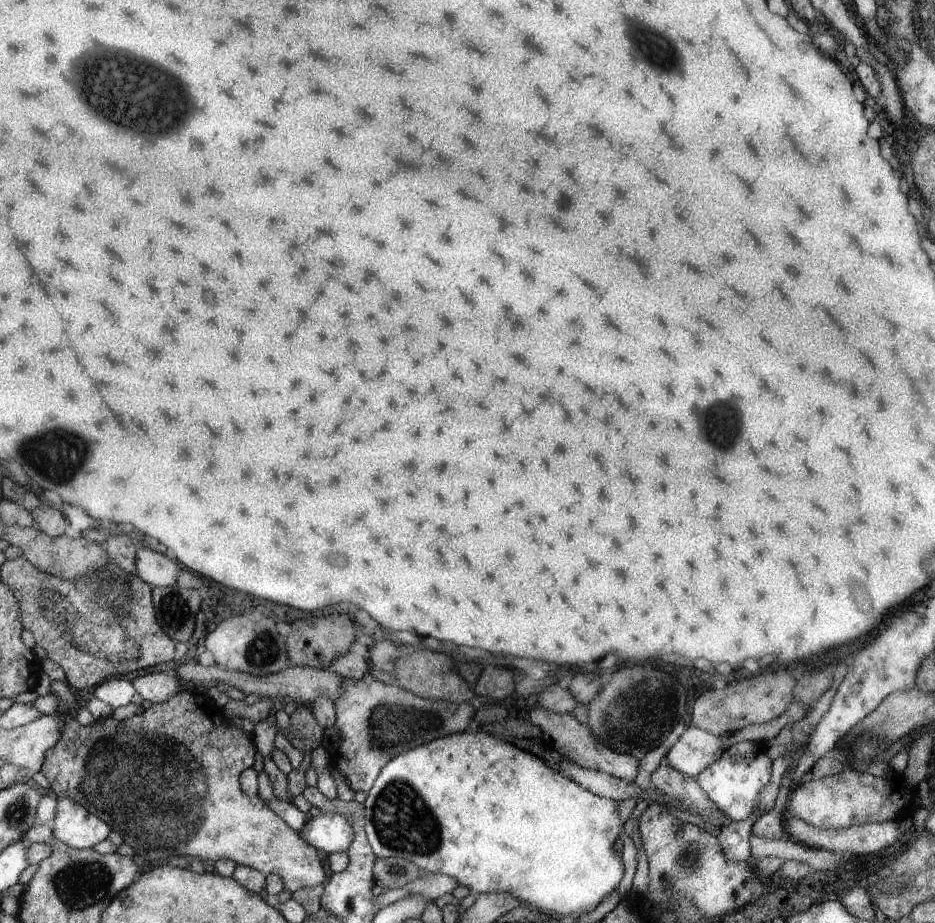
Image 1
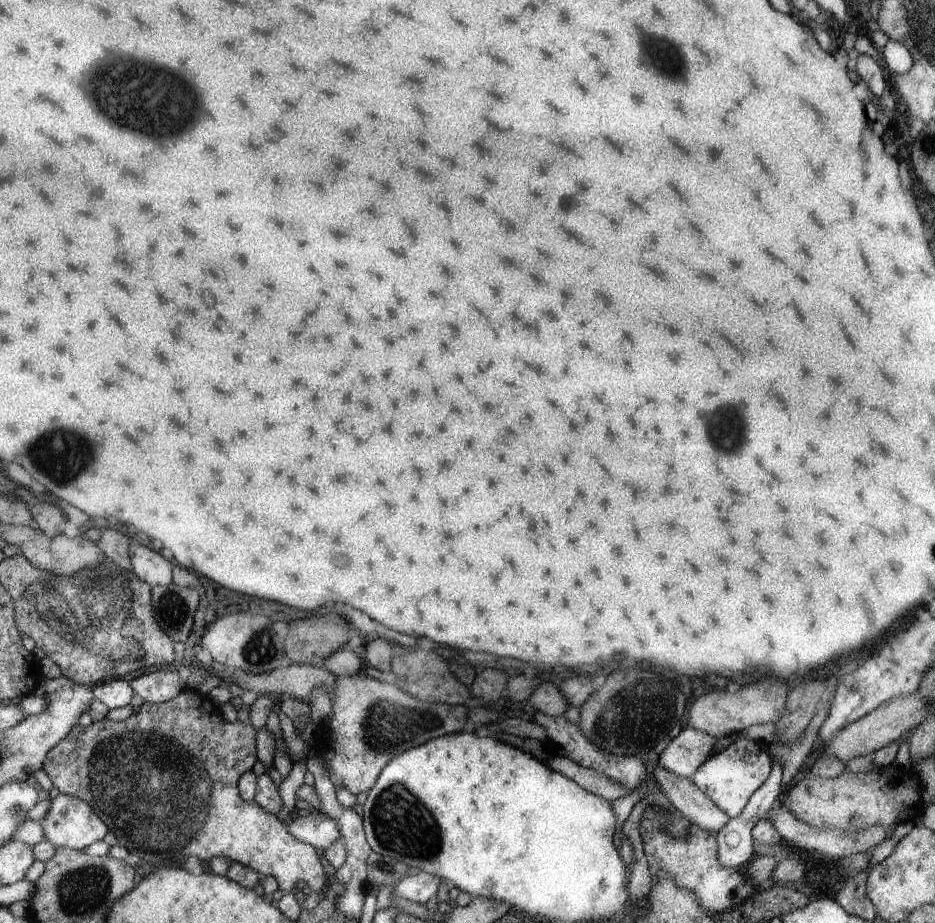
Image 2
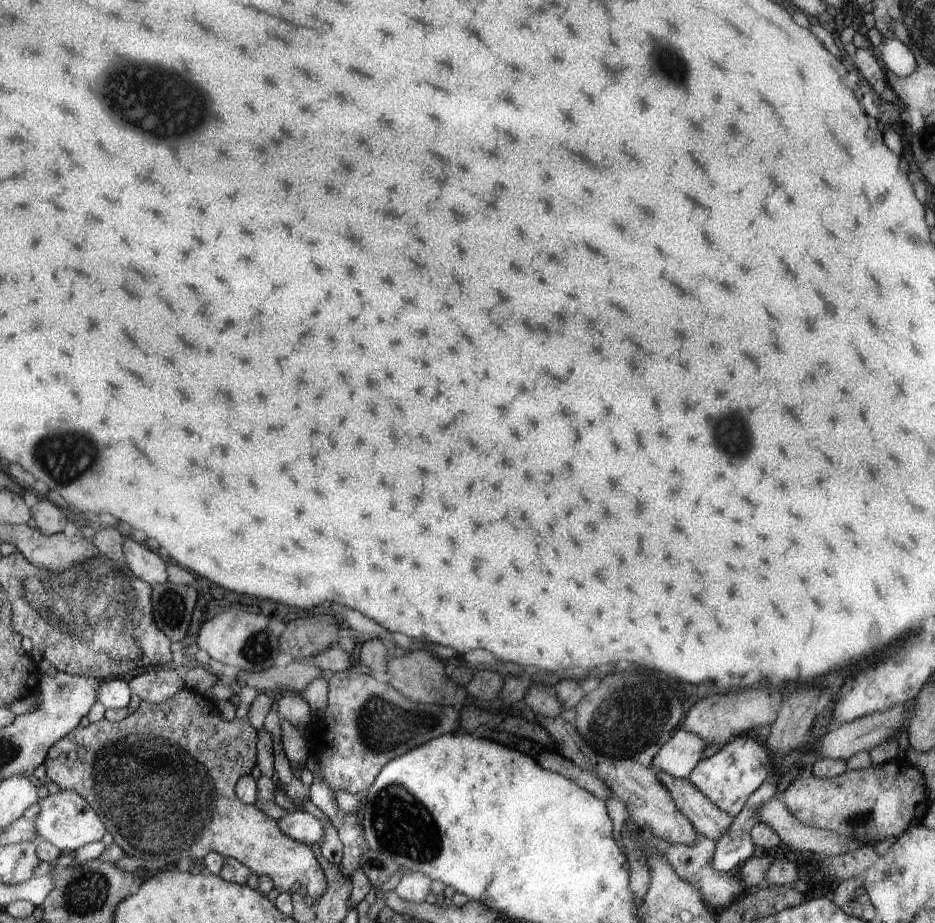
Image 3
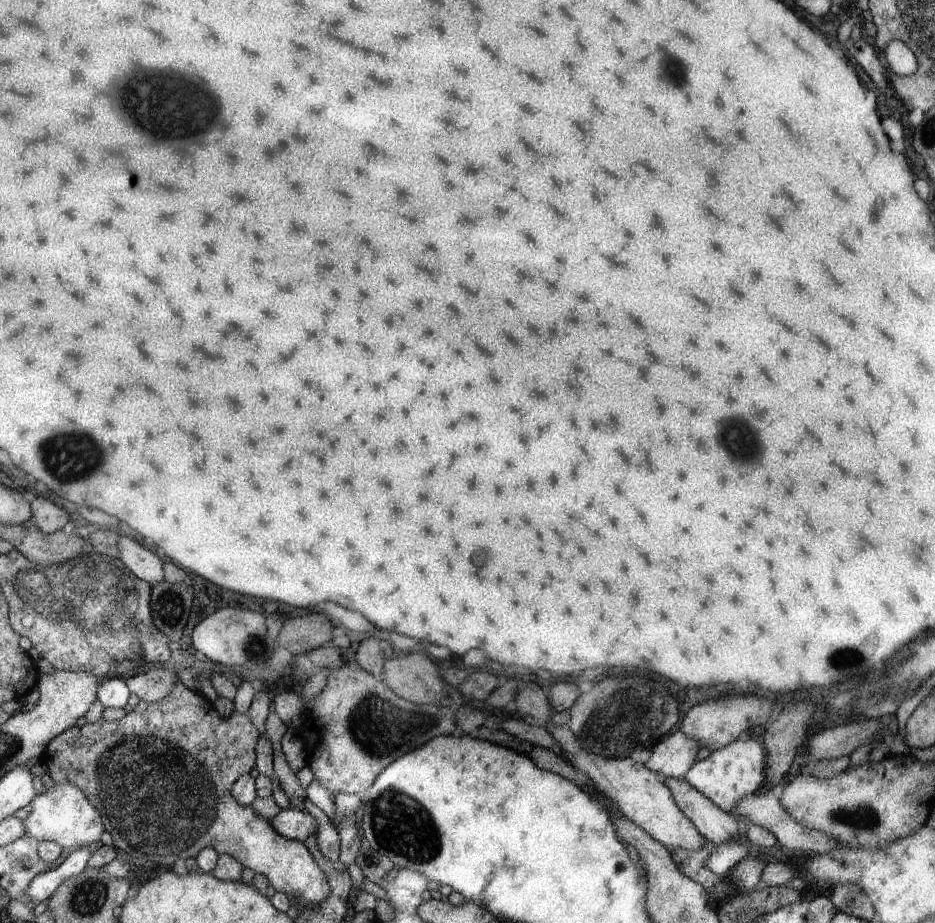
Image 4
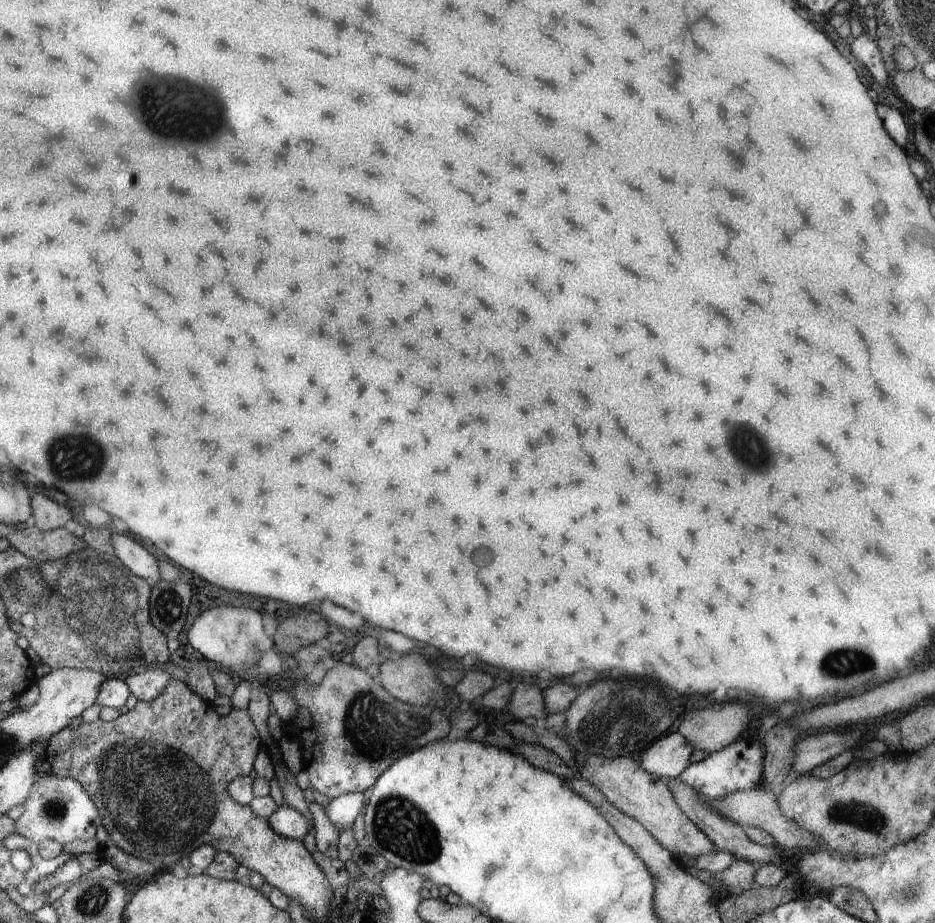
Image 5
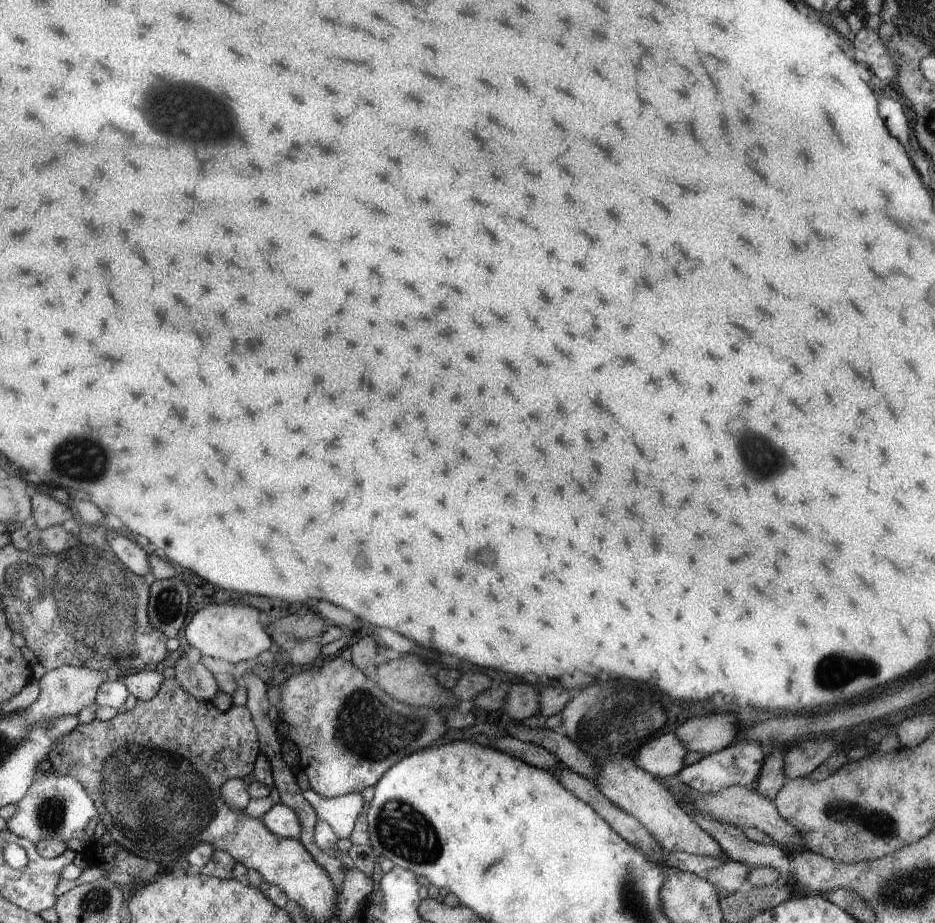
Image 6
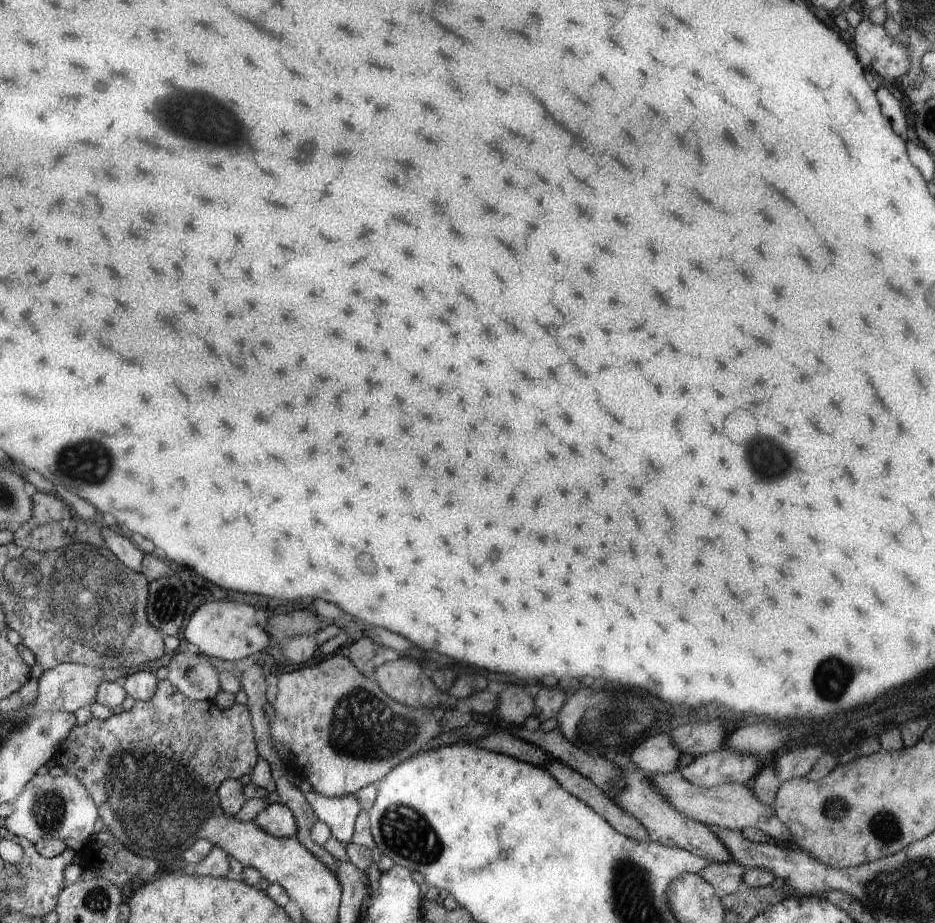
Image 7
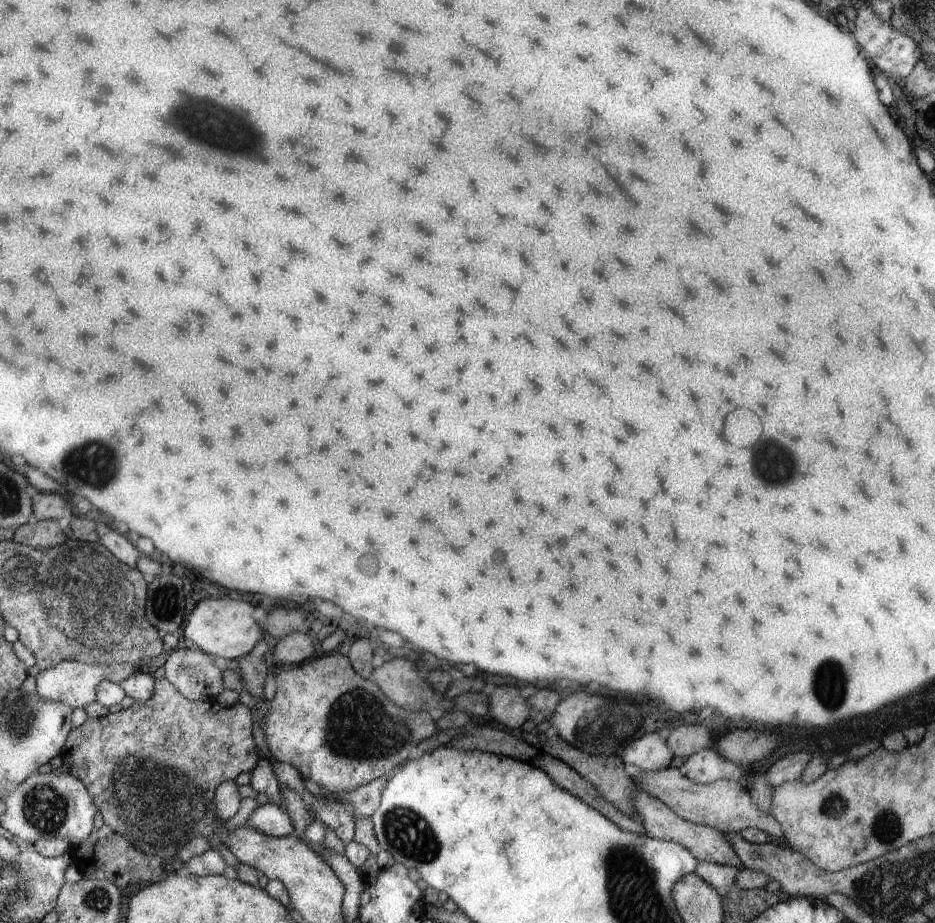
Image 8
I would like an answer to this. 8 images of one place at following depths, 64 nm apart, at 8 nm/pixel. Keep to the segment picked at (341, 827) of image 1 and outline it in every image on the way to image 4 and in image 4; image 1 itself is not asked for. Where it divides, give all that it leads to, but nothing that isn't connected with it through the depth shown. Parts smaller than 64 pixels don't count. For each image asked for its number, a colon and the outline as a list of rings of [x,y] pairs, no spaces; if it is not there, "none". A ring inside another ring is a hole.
2: [[[311,812],[307,816],[289,816],[285,820],[285,826],[297,840],[313,846],[319,852],[327,850],[335,840],[341,840],[339,828],[335,826],[333,818],[321,812]]]
3: [[[299,808],[287,810],[279,820],[275,820],[275,824],[281,828],[283,834],[307,846],[317,844],[323,836],[323,822]]]
4: [[[293,808],[279,810],[271,818],[271,826],[279,836],[297,842],[305,842],[309,834],[315,834],[315,820],[307,812],[299,812]]]

